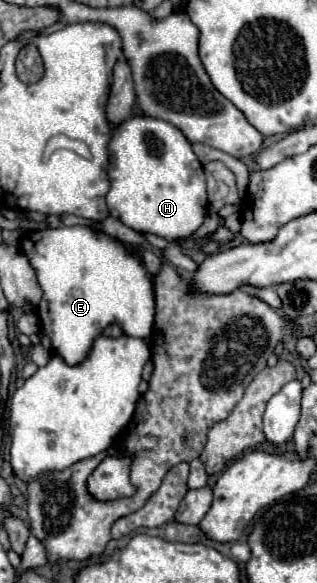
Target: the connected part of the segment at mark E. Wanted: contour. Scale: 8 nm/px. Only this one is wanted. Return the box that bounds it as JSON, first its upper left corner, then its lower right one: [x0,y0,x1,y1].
[21,226,155,366]

